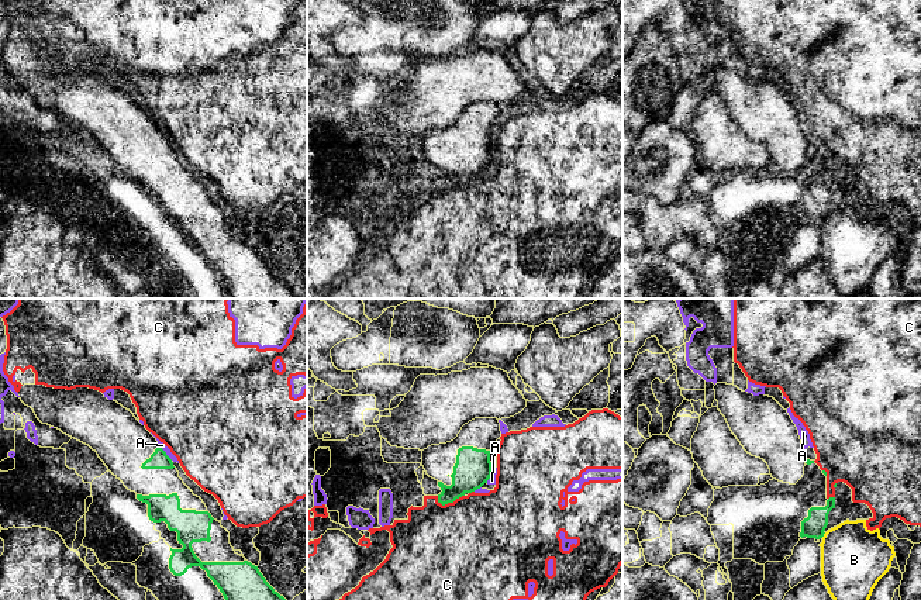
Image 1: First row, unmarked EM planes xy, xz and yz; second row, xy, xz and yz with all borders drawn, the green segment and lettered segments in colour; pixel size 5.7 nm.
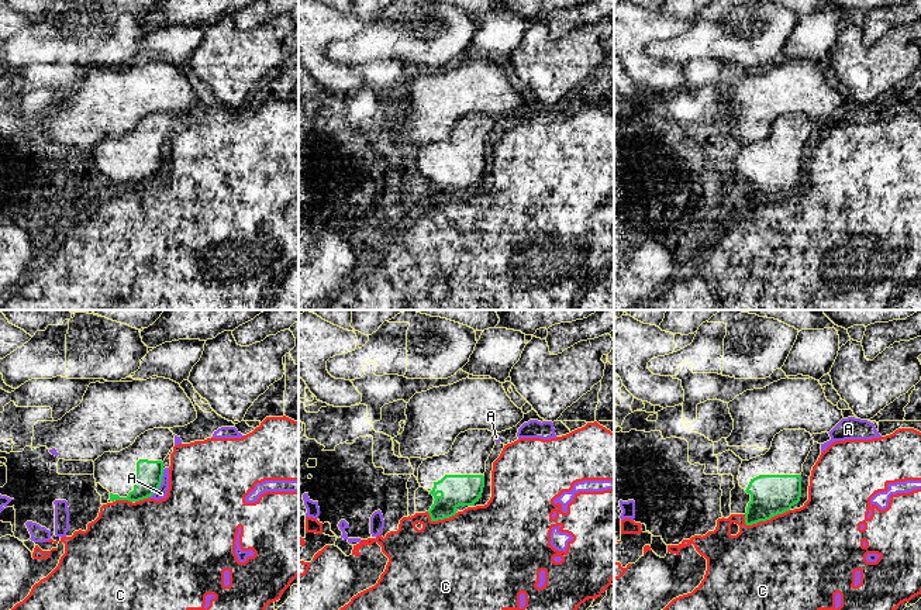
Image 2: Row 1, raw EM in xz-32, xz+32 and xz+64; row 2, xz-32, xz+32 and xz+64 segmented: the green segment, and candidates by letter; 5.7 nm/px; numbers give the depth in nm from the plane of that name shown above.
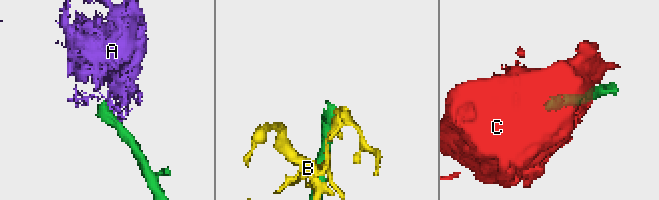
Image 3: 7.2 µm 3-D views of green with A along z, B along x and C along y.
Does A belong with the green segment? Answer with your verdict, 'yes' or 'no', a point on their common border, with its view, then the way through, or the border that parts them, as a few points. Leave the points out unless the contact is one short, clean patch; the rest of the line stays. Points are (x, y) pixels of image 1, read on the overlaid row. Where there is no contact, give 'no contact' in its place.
no; contact xy (165, 454)

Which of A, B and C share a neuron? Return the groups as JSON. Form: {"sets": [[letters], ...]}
{"sets": [["A", "C"], ["B"]]}

